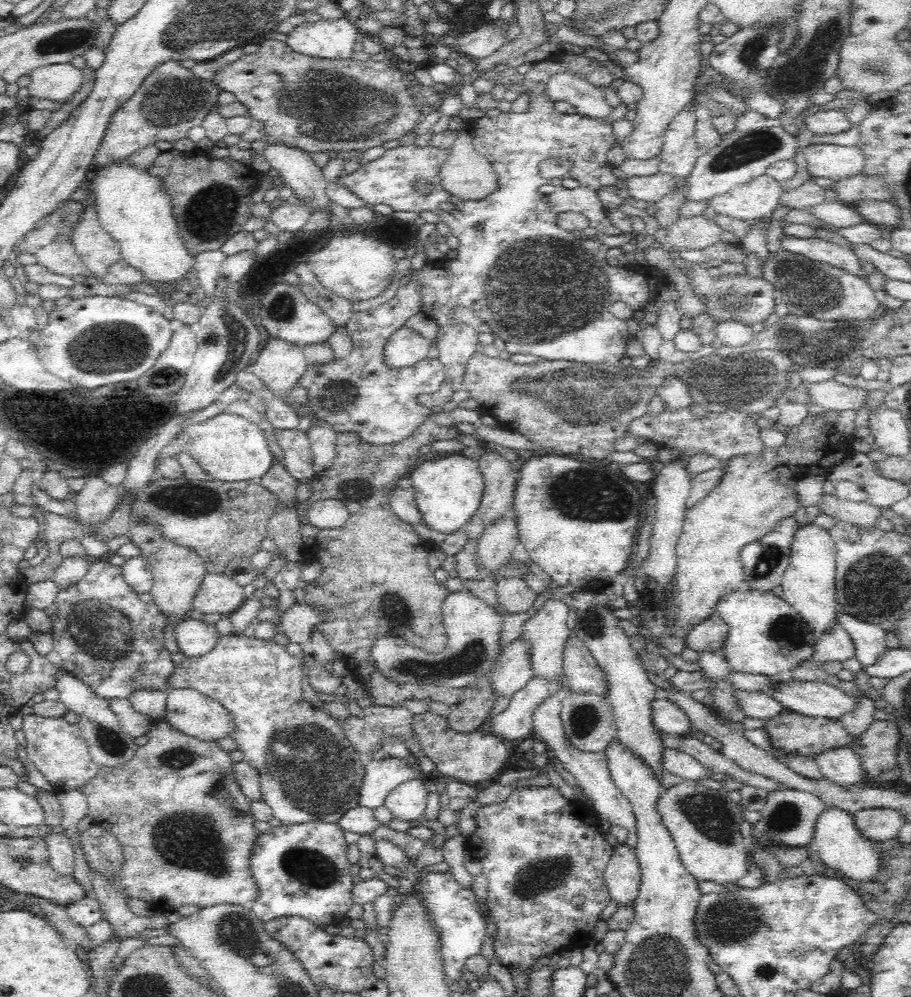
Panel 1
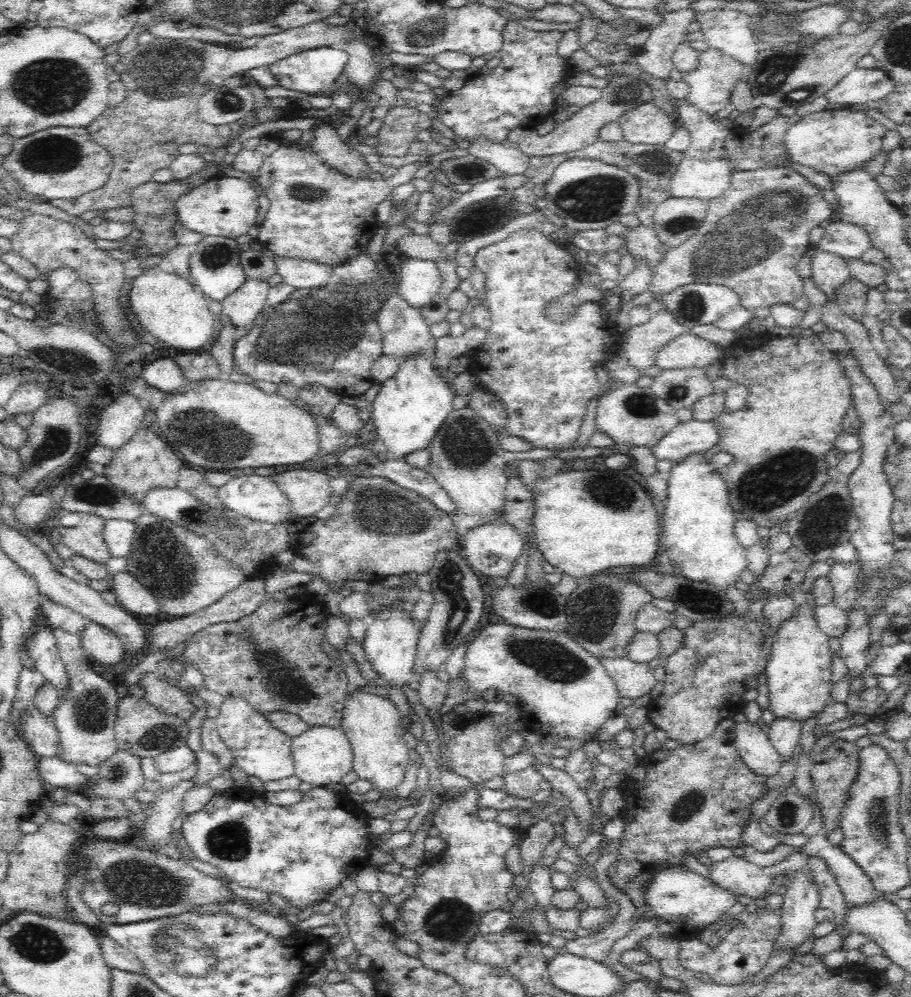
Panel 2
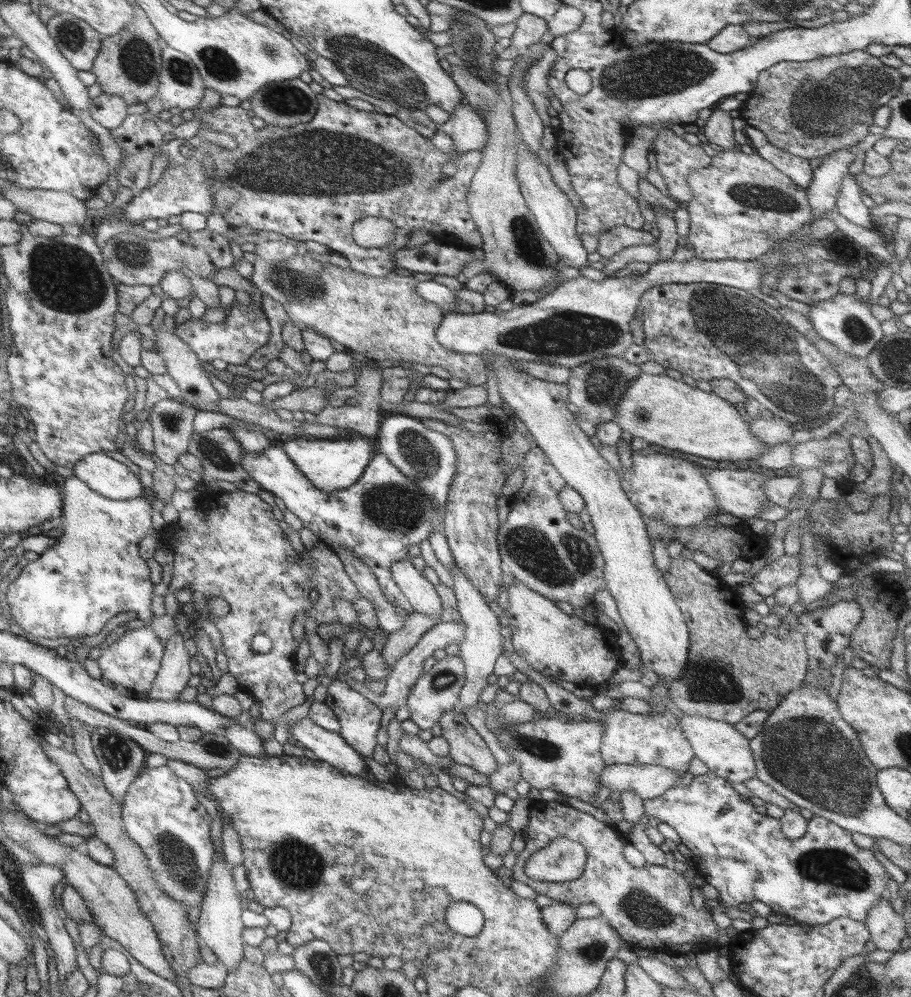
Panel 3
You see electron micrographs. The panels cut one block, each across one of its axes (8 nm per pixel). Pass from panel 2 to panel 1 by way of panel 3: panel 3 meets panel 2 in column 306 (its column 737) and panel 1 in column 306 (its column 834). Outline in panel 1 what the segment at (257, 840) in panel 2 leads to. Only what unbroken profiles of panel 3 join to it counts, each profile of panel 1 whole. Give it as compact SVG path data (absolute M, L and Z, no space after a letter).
M308 822L308 824L282 824L280 828L272 828L268 834L258 834L258 842L256 842L256 848L254 848L254 854L250 856L250 874L252 874L252 878L256 880L256 884L258 884L258 898L256 898L256 902L252 904L252 910L254 910L254 914L256 914L256 918L264 924L264 922L268 922L268 920L274 920L274 918L306 918L308 922L312 922L312 924L316 924L318 928L324 928L324 926L328 926L328 924L332 924L336 918L342 918L342 916L346 916L348 912L350 912L350 908L352 908L352 890L354 890L354 882L352 882L352 878L350 878L350 862L346 860L346 854L348 854L348 844L346 844L346 840L344 840L344 830L342 828L338 828L336 824L332 824L332 822Z

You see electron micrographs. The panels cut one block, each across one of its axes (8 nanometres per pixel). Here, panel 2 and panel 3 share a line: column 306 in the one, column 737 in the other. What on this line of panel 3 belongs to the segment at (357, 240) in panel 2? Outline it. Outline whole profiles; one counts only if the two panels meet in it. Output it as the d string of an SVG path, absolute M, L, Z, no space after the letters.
M717 152L709 166L687 176L687 184L693 196L687 202L689 230L685 242L697 260L757 260L775 242L797 234L811 222L807 190L757 154Z

